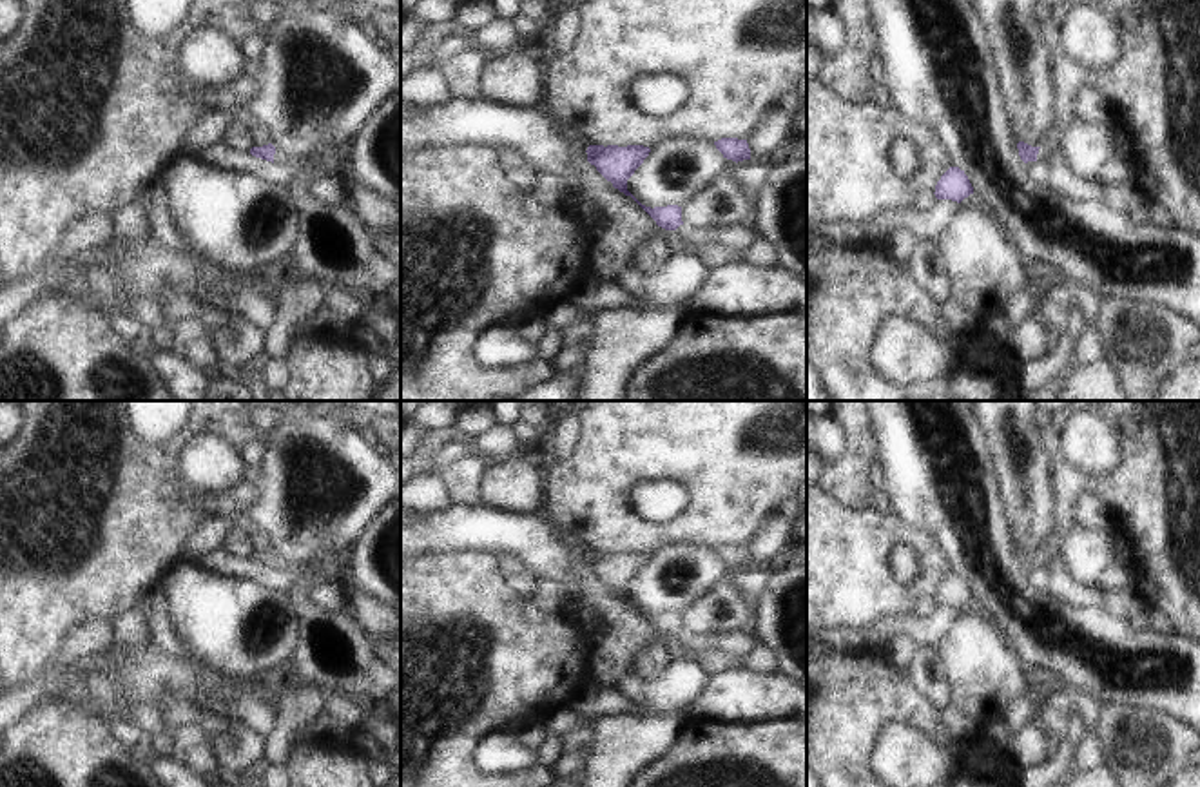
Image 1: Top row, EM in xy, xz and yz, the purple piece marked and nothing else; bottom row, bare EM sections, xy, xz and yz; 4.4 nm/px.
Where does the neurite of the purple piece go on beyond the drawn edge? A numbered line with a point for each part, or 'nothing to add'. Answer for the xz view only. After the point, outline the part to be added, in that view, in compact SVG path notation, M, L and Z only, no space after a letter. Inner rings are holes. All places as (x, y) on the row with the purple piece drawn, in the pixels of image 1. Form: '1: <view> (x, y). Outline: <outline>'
1: xz (736, 236). Outline: M680 225L674 232L689 248L714 243L738 250L747 250L758 238L754 225L731 225L725 228L692 228L689 225Z

